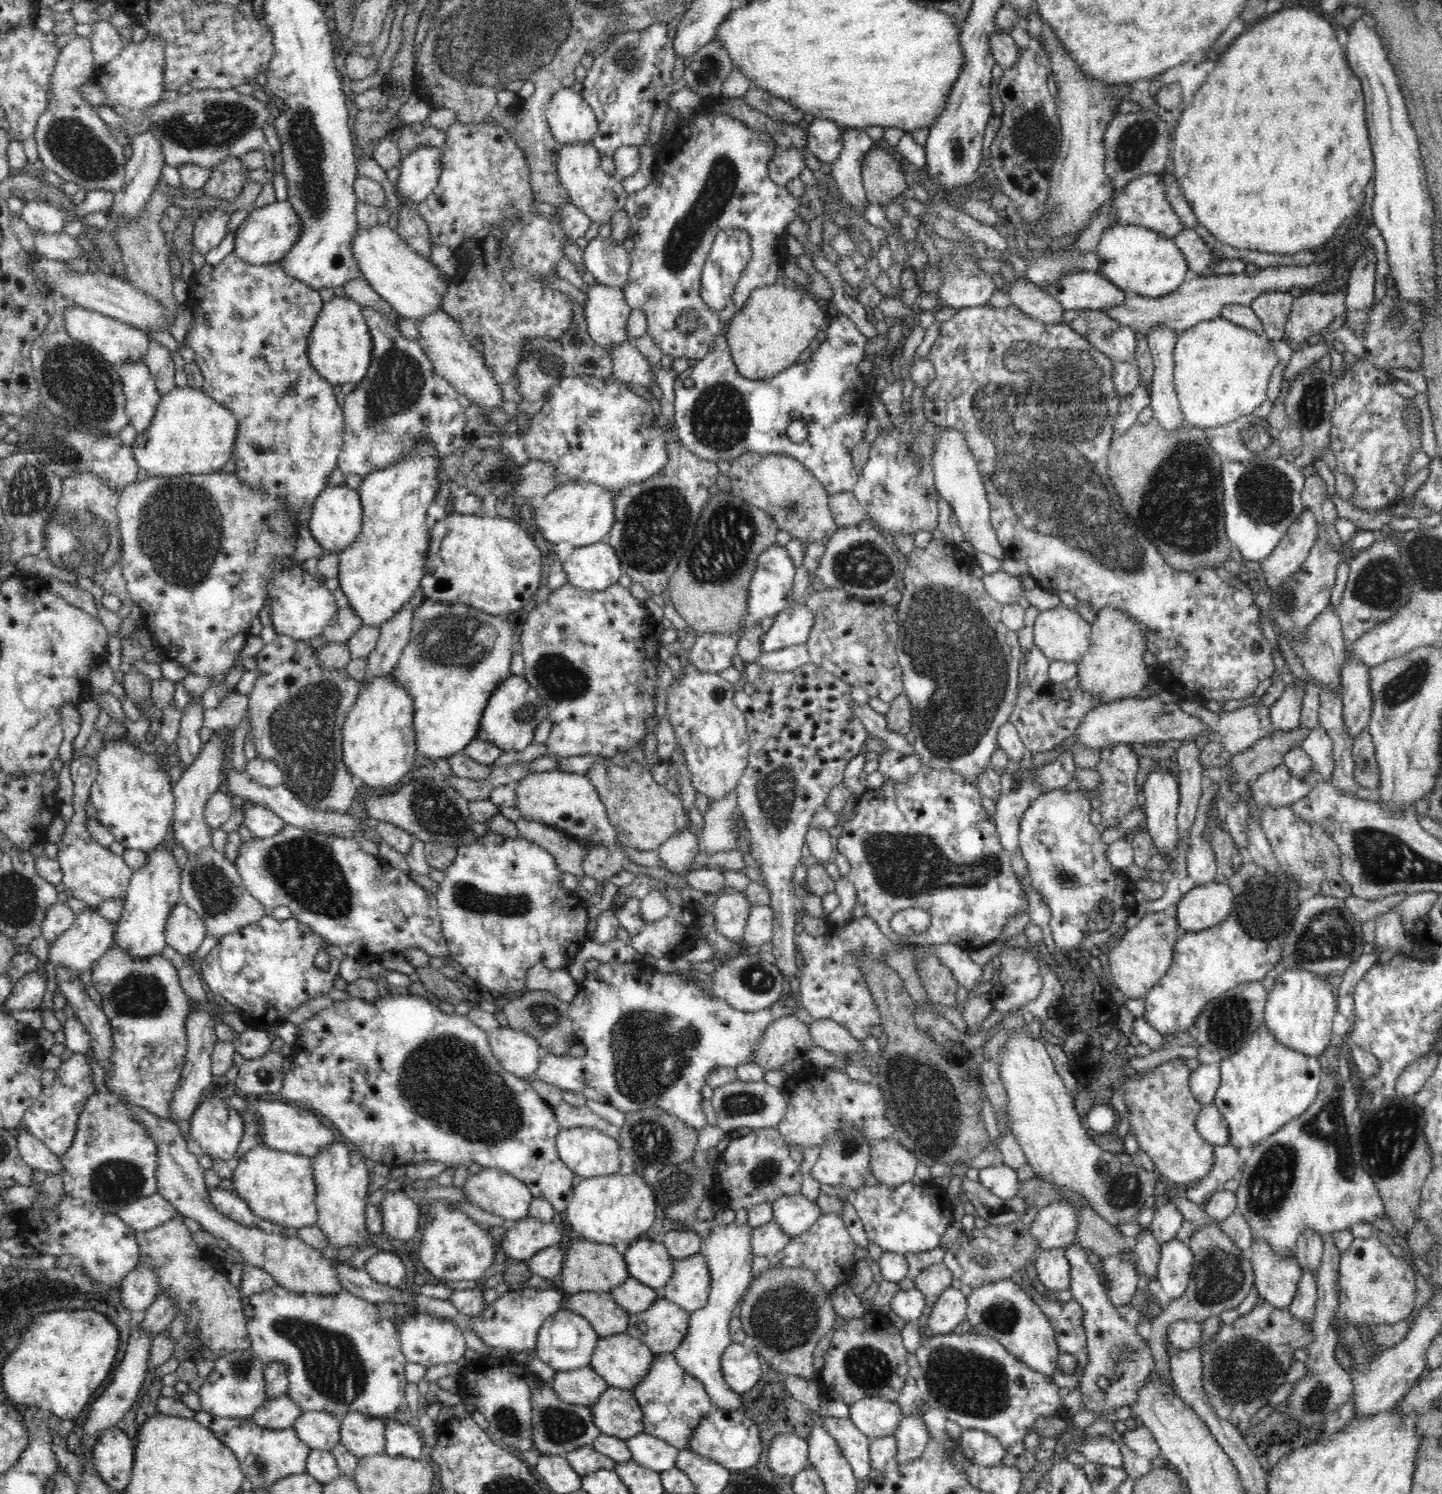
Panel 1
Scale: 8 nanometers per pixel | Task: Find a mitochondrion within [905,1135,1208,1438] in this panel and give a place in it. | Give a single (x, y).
(965, 1383)

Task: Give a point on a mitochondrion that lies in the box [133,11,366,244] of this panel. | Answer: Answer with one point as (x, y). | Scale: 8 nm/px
(212, 125)

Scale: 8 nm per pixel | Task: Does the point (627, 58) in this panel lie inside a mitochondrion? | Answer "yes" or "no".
yes

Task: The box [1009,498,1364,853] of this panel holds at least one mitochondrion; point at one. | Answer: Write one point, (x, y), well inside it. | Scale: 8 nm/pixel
(1286, 603)

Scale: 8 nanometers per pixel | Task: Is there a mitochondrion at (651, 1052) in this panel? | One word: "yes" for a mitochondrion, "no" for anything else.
yes

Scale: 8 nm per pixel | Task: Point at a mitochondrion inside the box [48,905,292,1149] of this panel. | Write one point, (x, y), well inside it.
(140, 994)

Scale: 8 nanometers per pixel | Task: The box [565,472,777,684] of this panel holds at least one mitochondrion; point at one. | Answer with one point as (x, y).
(658, 521)

